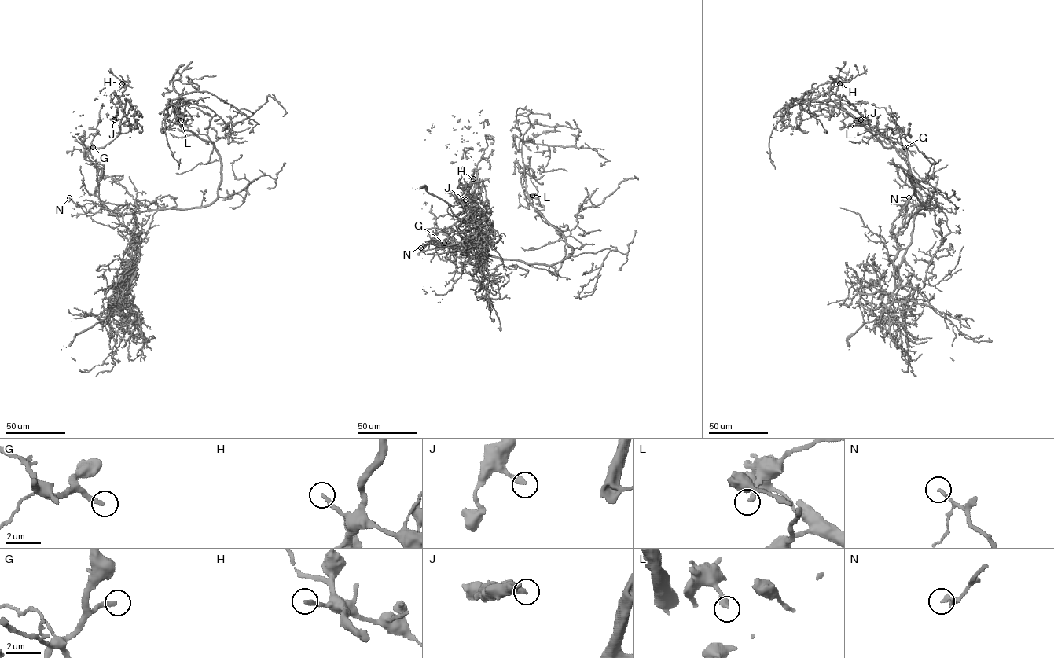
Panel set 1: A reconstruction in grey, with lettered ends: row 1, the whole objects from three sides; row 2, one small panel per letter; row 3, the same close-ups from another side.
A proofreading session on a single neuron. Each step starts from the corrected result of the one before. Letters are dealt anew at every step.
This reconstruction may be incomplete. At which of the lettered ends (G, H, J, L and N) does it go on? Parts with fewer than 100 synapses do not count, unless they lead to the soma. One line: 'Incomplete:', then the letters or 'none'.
Incomplete: G

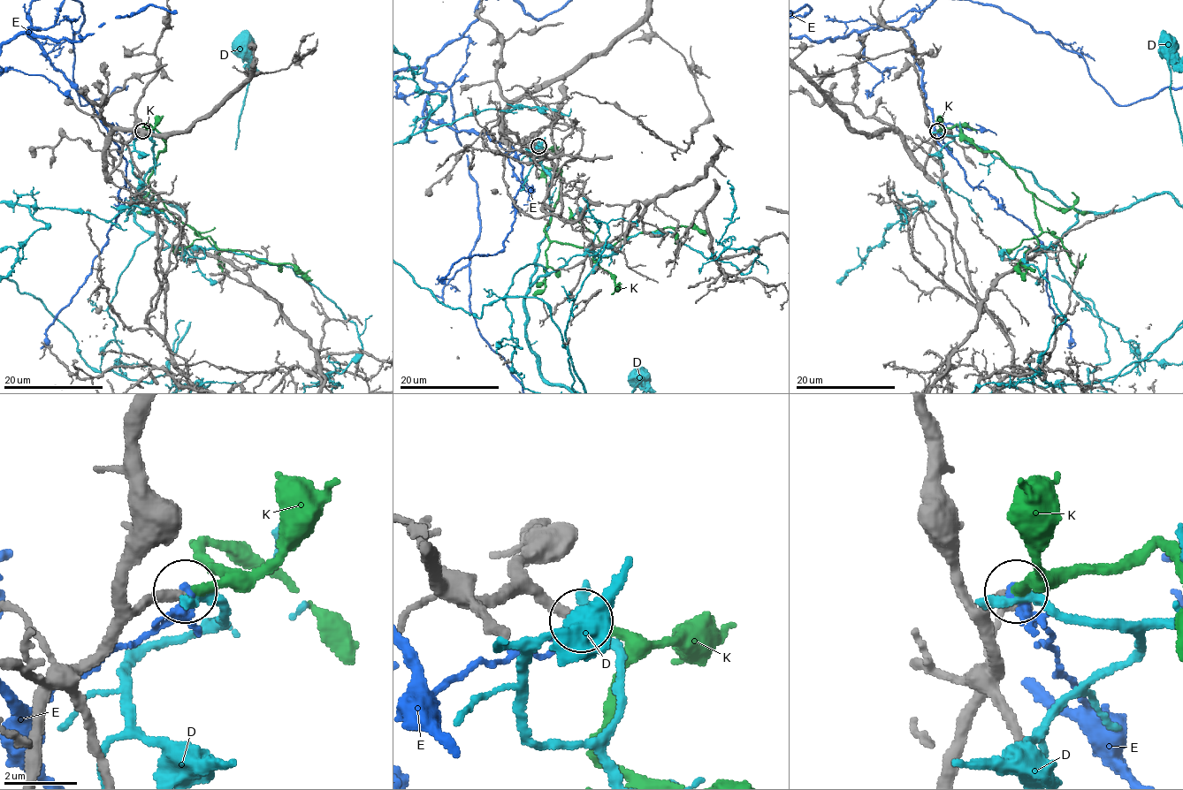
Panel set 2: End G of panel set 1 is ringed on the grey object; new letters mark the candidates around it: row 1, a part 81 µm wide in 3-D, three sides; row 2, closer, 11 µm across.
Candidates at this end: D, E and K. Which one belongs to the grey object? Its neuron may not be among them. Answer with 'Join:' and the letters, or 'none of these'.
Join: K

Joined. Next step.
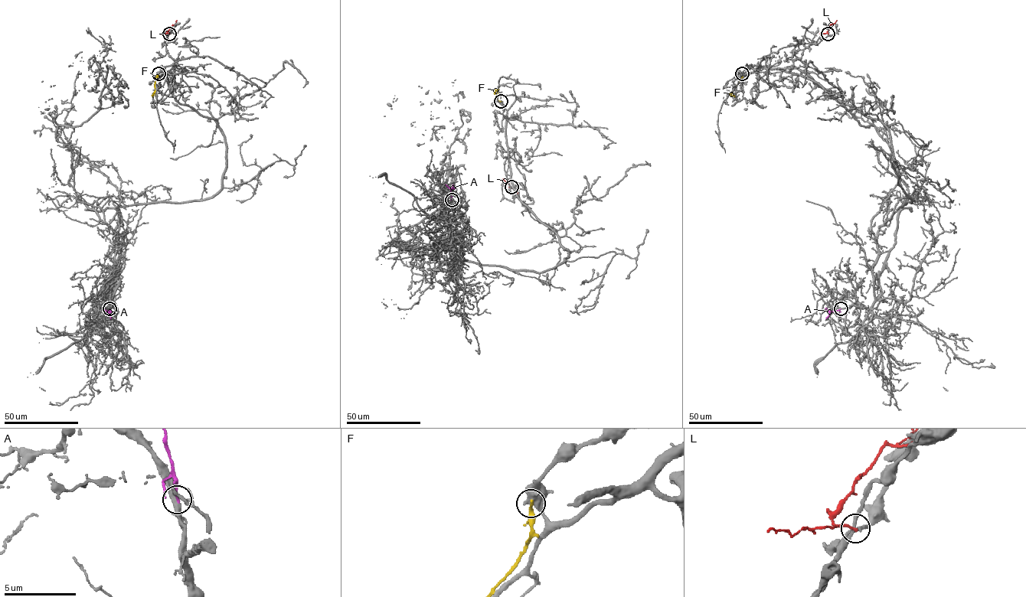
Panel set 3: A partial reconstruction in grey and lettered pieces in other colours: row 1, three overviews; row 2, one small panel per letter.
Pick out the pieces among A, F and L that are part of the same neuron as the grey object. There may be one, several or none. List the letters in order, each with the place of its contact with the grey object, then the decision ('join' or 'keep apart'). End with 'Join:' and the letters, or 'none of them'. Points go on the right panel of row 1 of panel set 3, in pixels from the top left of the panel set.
A: contact (841, 308); join
F: contact (742, 73); keep apart
L: contact (828, 34); keep apart
Join: A

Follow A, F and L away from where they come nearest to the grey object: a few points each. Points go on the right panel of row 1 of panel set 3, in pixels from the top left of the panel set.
A: (841, 308), (831, 311), (826, 318)
F: (742, 73), (741, 79), (730, 93), (735, 96)
L: (828, 33), (829, 26), (837, 20)

